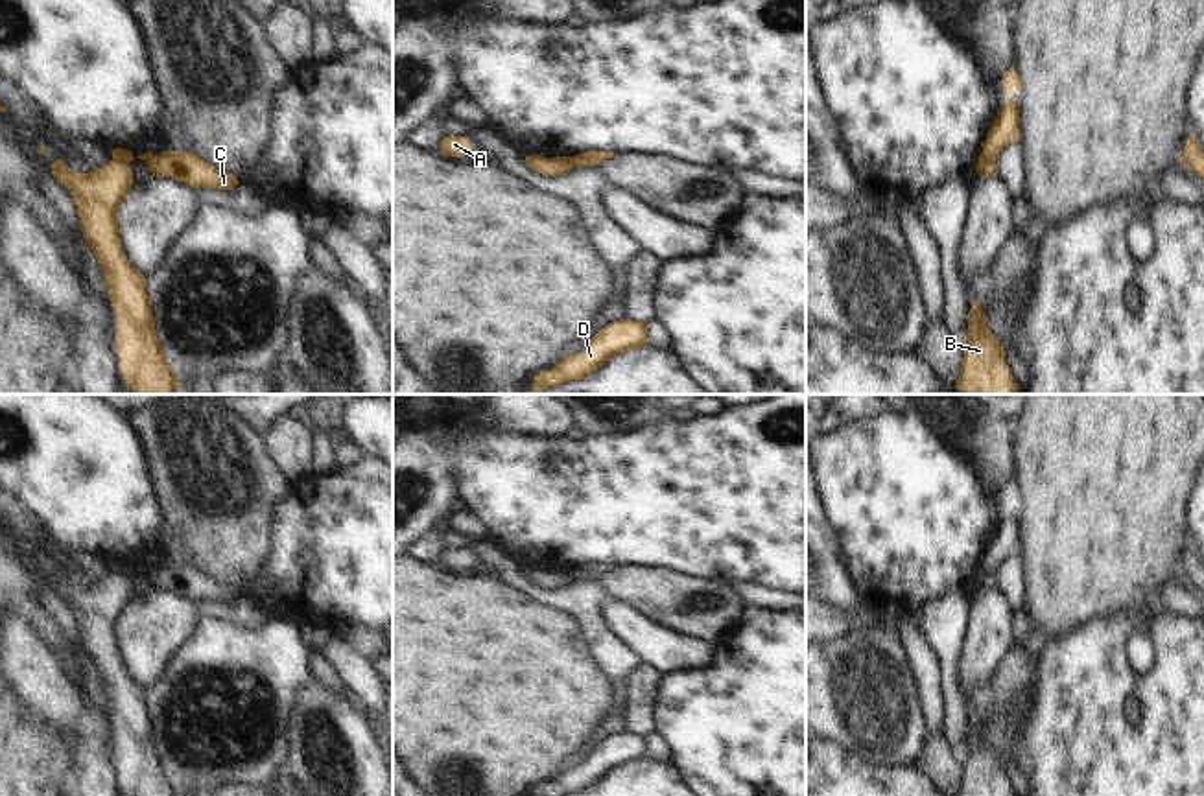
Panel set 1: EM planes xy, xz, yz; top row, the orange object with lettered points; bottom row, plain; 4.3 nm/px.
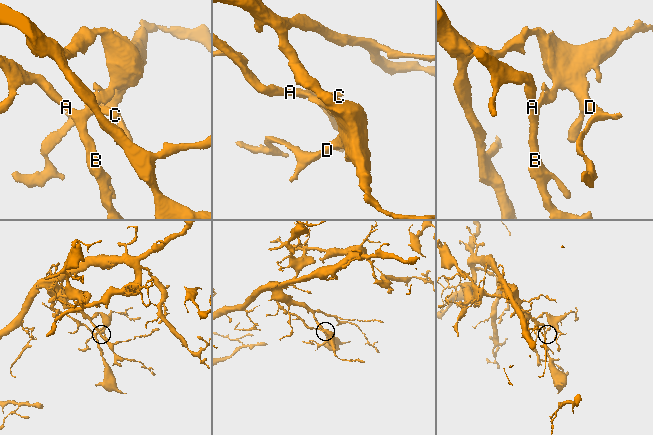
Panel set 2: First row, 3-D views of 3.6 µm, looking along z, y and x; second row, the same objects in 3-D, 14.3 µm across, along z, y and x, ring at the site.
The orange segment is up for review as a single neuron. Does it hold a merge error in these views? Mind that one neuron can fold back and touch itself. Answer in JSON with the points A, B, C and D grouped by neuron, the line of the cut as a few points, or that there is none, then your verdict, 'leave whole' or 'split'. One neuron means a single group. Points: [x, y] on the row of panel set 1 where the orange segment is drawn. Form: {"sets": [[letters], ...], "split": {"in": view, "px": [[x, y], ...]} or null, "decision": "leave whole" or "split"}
{"sets": [["A", "B", "C"], ["D"]], "split": {"in": "xy", "px": [[113, 159], [128, 163]]}, "decision": "split"}

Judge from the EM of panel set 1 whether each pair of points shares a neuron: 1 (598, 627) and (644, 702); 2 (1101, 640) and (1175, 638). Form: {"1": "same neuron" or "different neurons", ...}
{"1": "different neurons", "2": "same neuron"}

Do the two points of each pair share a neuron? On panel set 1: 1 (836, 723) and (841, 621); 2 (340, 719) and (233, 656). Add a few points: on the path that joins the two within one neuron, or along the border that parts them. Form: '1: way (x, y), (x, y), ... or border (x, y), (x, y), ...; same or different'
1: border (874, 616), (852, 621), (825, 642); different
2: border (316, 677), (299, 695), (290, 737); different

